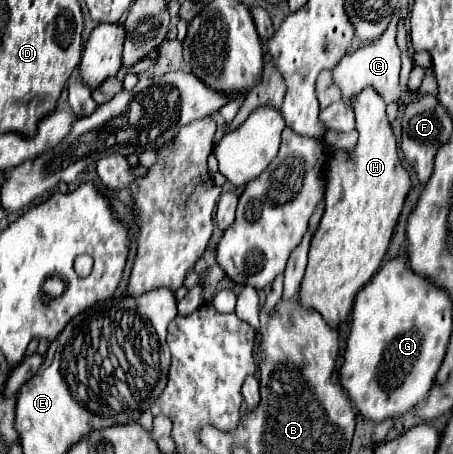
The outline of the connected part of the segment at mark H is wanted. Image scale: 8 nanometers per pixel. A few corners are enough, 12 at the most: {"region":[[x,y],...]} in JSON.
{"region":[[383,99],[329,157],[301,307],[333,329],[377,273],[411,187]]}

